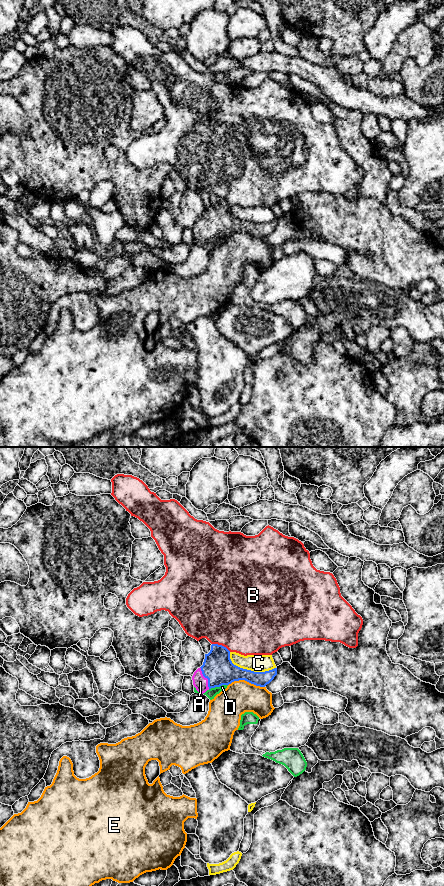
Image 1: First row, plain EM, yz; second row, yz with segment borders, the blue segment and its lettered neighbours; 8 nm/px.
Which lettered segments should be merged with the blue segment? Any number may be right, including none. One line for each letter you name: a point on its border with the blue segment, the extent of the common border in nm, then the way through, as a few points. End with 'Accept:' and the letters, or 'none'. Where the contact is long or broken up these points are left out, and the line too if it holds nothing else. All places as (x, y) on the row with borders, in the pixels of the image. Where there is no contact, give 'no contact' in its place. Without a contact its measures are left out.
A: contact yz (206, 677); length 190 nm; way yz (217, 667), (206, 677), (200, 682)
Accept: A

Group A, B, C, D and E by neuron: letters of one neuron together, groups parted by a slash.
A / B / C / D / E

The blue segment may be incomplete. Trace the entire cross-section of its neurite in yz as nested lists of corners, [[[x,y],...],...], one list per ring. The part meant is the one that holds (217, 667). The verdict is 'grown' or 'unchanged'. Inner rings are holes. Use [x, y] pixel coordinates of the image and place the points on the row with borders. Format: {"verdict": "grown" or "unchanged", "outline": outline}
{"verdict": "grown", "outline": [[[212,644],[211,650],[205,654],[203,665],[193,676],[193,685],[203,694],[207,690],[234,681],[245,680],[256,686],[265,687],[277,675],[277,668],[265,672],[254,672],[234,665],[230,659],[230,651],[218,644]]]}

